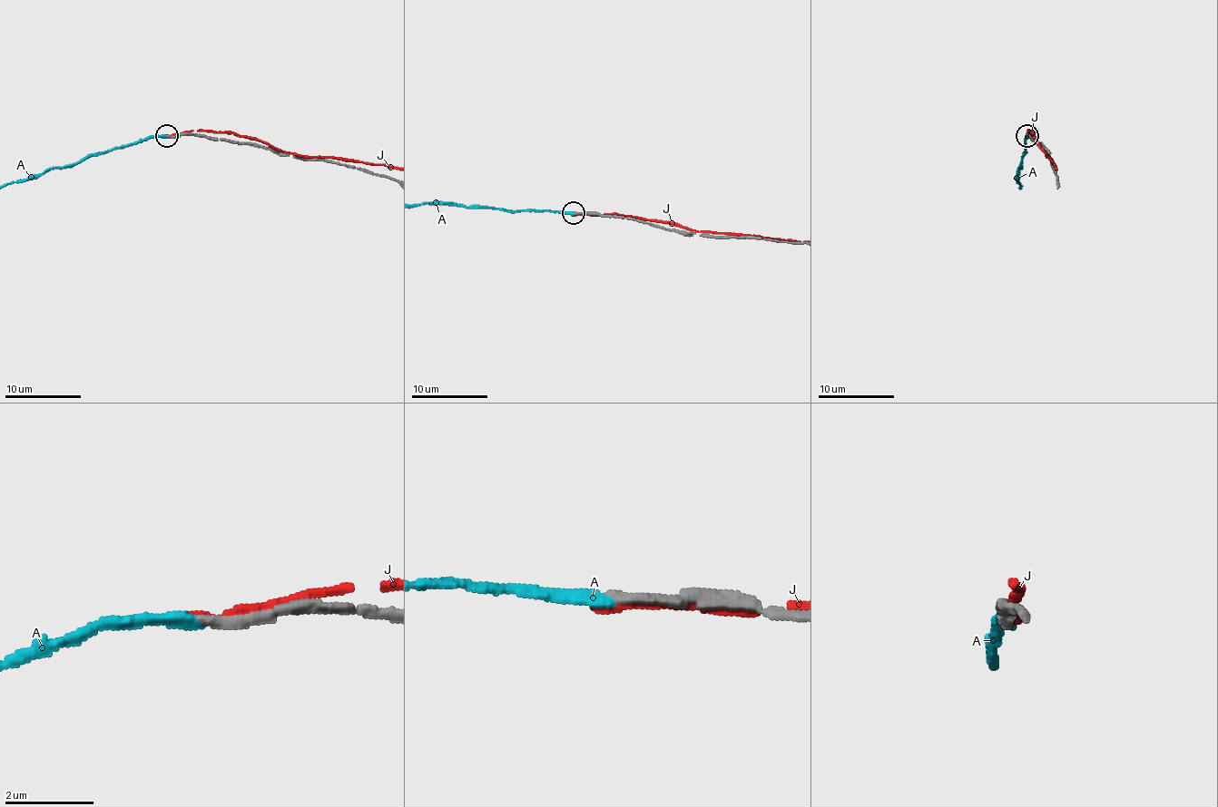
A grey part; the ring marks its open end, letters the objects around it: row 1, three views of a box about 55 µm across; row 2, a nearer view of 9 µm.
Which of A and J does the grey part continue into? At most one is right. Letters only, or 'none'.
A

